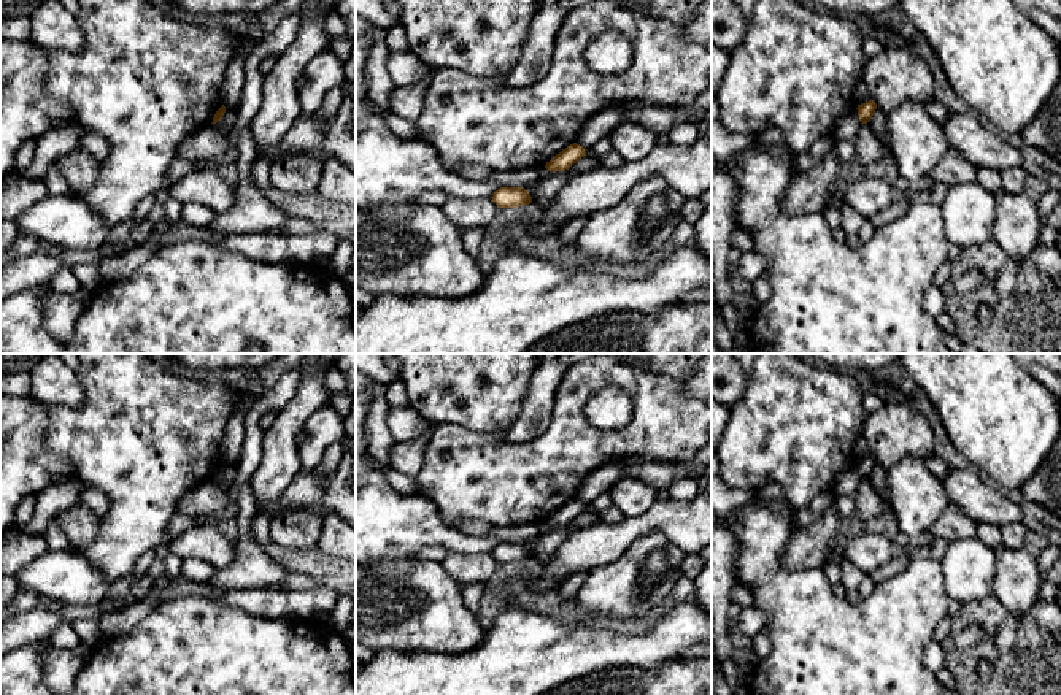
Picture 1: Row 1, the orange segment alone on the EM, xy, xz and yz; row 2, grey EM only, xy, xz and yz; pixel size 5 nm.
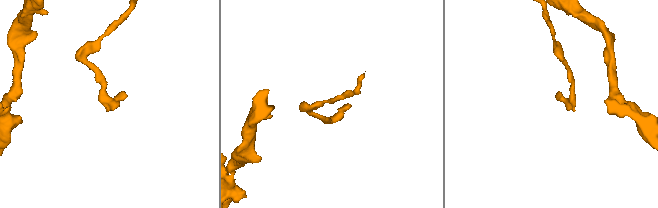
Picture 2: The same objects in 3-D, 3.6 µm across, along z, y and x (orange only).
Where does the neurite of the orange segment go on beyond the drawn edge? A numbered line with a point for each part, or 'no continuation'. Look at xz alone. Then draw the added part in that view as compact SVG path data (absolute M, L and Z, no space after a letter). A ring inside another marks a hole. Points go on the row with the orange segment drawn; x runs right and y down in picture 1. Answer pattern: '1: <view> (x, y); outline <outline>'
no continuation

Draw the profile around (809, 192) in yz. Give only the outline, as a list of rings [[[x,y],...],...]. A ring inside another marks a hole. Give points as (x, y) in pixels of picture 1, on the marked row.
[[[832,148],[813,170],[797,173],[780,200],[780,209],[793,216],[823,213],[829,195],[837,194],[843,181],[842,163],[843,160]]]

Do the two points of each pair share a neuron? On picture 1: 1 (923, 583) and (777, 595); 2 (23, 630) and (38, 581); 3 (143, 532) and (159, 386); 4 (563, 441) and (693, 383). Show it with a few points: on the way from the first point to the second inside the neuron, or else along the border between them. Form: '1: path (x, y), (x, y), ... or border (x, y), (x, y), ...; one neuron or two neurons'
1: path (887, 616), (814, 616); one neuron
2: border (43, 603), (56, 608); two neurons
3: path (143, 495), (145, 422); one neuron
4: border (679, 381), (682, 389), (694, 399); two neurons

